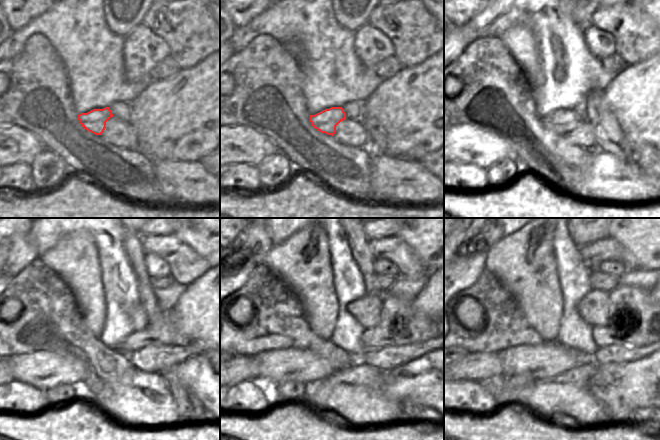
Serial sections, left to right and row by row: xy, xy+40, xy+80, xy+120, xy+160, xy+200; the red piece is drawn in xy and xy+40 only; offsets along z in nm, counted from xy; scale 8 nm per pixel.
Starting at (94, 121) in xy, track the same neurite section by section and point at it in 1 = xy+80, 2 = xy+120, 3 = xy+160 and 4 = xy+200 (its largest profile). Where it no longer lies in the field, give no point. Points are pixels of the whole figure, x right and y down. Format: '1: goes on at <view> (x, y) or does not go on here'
1: goes on at xy+80 (558, 121)
2: goes on at xy+120 (138, 340)
3: goes on at xy+160 (420, 327)
4: goes on at xy+200 (647, 327)

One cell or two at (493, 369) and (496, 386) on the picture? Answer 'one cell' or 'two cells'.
two cells

